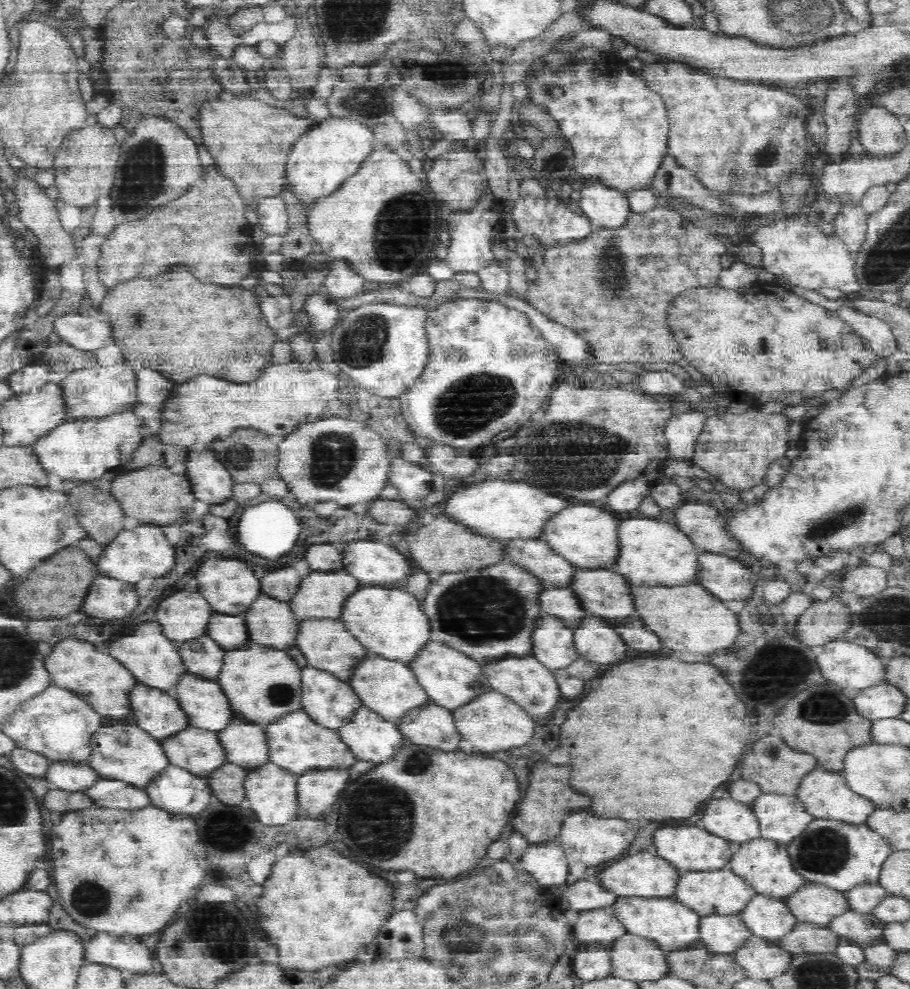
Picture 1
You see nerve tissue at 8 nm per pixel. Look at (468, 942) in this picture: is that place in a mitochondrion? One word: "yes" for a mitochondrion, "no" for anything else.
yes

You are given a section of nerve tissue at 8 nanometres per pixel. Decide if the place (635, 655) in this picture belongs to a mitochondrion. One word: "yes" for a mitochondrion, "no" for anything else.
no

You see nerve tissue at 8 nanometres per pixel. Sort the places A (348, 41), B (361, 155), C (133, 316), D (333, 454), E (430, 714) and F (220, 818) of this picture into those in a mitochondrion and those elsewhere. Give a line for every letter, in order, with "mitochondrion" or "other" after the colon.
A: mitochondrion
B: other
C: mitochondrion
D: mitochondrion
E: other
F: other

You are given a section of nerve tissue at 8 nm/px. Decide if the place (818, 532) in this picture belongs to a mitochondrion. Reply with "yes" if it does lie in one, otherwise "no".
yes

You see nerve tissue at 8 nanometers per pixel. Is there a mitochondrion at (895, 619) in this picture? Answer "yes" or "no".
yes

